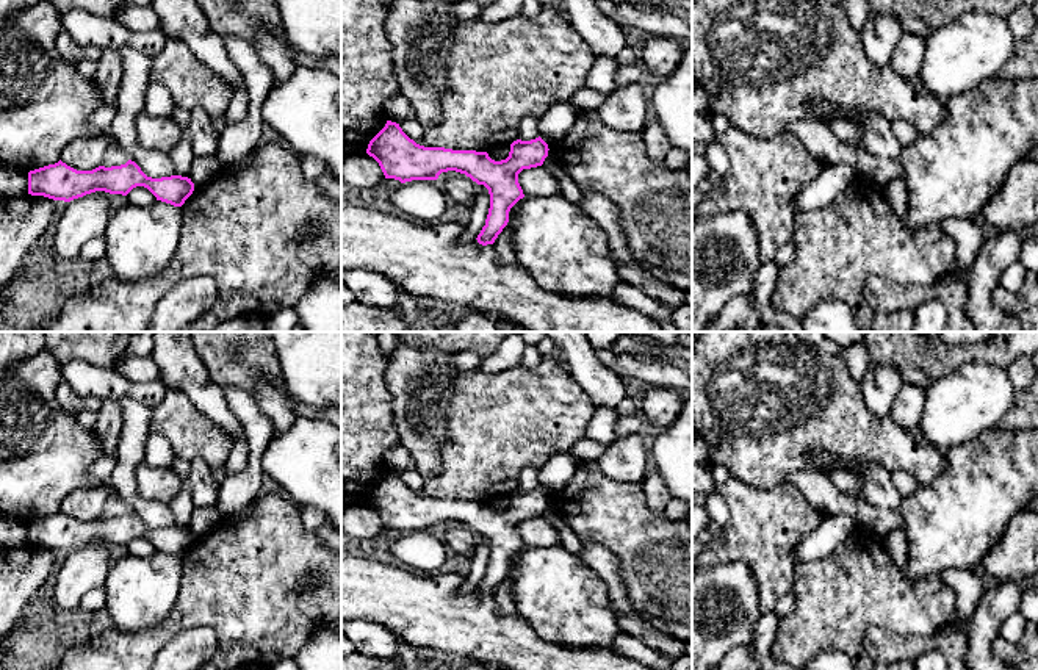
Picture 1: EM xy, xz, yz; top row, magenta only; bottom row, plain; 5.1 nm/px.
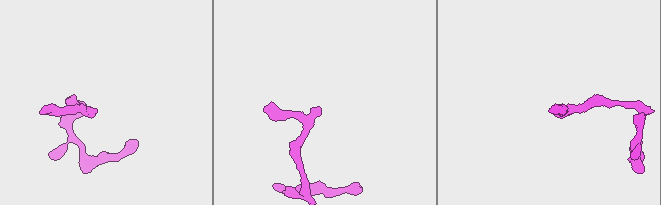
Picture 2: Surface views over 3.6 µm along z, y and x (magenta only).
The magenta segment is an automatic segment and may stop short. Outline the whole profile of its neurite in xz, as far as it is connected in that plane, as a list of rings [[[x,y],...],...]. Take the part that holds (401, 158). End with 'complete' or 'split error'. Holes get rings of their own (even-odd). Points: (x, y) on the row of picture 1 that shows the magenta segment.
[[[387,121],[369,141],[366,153],[373,157],[385,178],[401,183],[412,180],[437,180],[442,172],[465,174],[490,194],[485,225],[478,235],[482,246],[493,244],[509,222],[510,208],[524,197],[518,183],[523,169],[542,166],[548,157],[548,144],[539,136],[510,144],[506,160],[495,161],[487,152],[424,147],[410,139],[399,124]]]; complete

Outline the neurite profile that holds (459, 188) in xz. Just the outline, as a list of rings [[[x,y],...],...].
[[[448,171],[442,172],[437,178],[443,193],[454,204],[471,207],[479,191],[479,185],[465,174]]]

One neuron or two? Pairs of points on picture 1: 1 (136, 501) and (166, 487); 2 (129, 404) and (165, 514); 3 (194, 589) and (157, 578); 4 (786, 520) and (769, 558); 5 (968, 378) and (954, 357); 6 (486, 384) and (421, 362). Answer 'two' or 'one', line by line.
1: two
2: one
3: two
4: one
5: two
6: two

